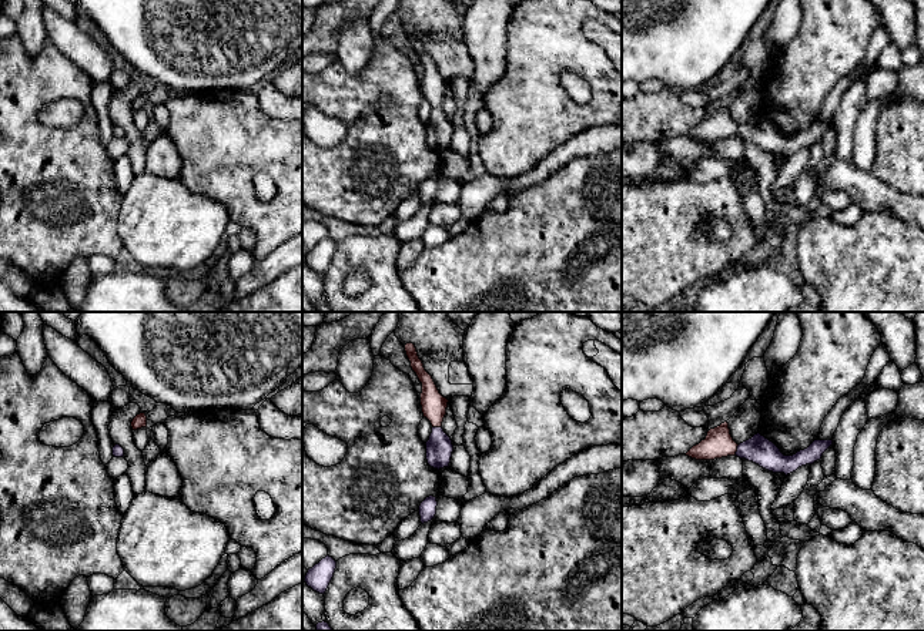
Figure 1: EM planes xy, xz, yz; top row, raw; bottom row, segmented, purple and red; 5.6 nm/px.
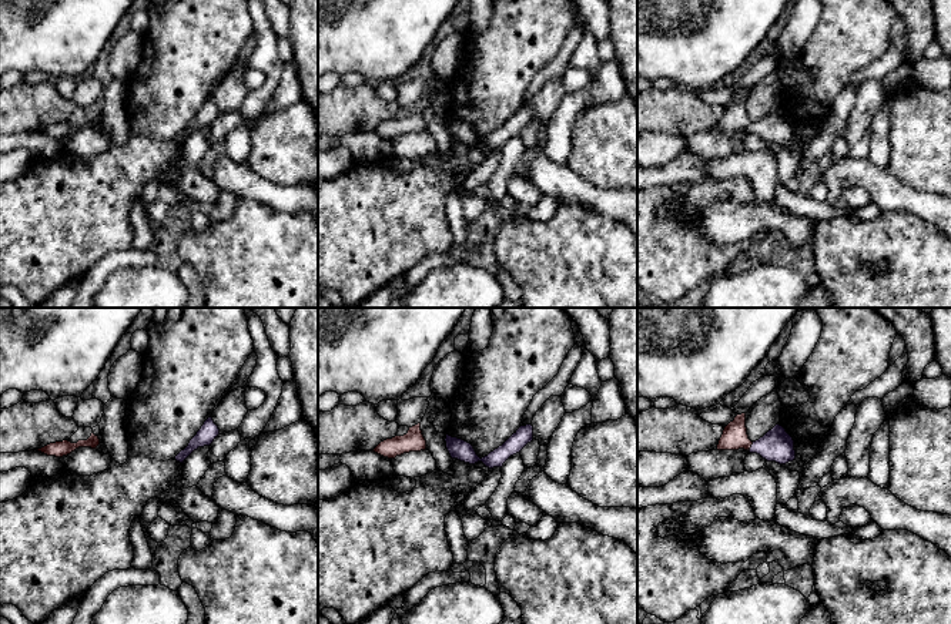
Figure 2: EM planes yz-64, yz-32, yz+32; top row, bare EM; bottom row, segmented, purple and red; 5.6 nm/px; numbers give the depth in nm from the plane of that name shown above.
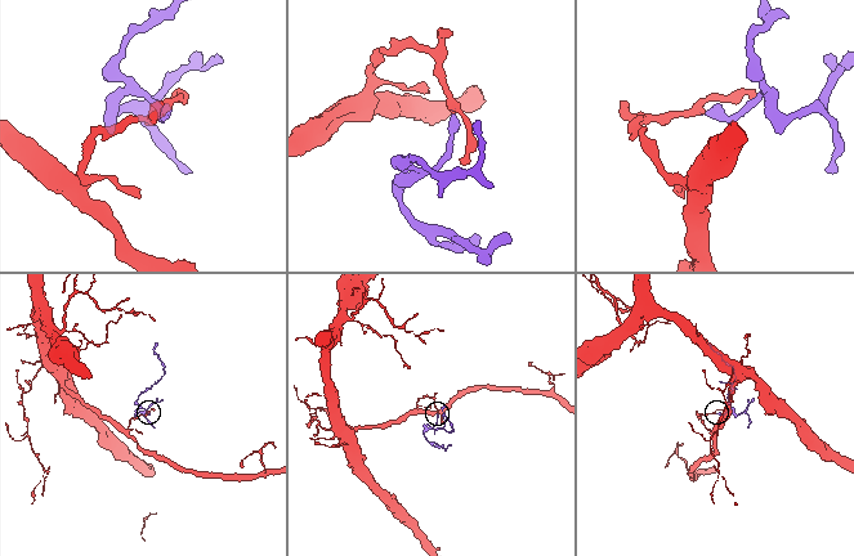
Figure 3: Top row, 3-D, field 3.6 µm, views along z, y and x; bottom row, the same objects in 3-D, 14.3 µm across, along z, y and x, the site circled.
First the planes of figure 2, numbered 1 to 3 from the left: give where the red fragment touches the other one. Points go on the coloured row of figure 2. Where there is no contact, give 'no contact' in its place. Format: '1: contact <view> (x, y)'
1: no contact
2: no contact
3: contact yz+32 (752, 446)

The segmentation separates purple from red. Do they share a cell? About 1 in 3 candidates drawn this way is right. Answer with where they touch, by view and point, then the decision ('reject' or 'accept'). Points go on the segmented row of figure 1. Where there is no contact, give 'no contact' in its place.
meets purple in yz at (737, 450); accept

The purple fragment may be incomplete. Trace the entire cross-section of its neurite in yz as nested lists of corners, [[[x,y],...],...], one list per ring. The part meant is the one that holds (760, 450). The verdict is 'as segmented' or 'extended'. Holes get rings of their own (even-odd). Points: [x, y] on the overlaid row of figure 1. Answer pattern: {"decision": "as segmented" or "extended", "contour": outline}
{"decision": "extended", "contour": [[[724,422],[720,426],[710,429],[706,439],[693,446],[686,456],[696,460],[714,460],[737,456],[753,461],[769,471],[784,473],[787,476],[801,466],[813,464],[820,460],[831,444],[833,440],[814,440],[807,449],[800,450],[793,456],[784,456],[773,442],[760,433],[737,444],[730,434],[729,423]]]}

